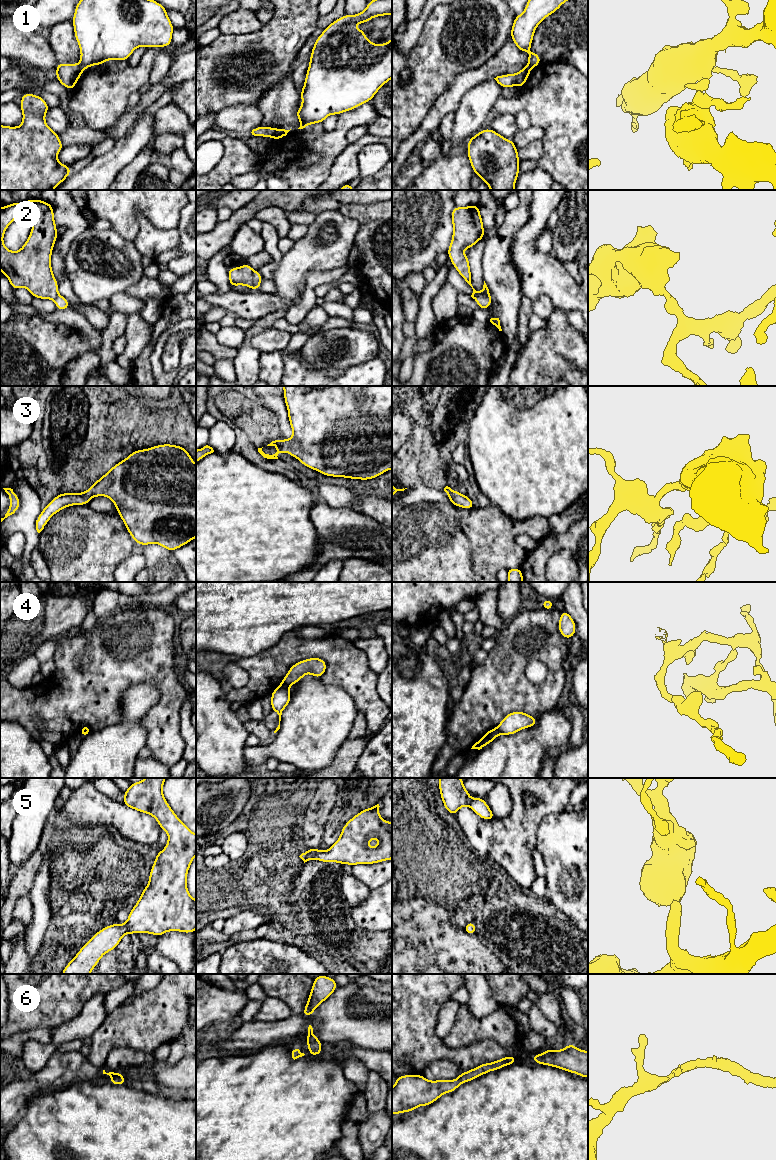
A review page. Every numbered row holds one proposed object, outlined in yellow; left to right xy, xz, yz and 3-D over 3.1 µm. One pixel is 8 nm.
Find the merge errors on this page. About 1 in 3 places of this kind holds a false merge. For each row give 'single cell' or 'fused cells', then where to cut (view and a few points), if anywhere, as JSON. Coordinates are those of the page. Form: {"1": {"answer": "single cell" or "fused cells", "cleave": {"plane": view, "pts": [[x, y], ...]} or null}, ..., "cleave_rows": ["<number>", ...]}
{"1": {"answer": "fused cells", "cleave": {"plane": "xz", "pts": [[277, 129], [272, 137]]}}, "2": {"answer": "fused cells", "cleave": {"plane": "xz", "pts": [[254, 271], [251, 288]]}}, "3": {"answer": "single cell", "cleave": null}, "4": {"answer": "fused cells", "cleave": {"plane": "xz", "pts": [[278, 687], [287, 688]]}}, "5": {"answer": "single cell", "cleave": null}, "6": {"answer": "single cell", "cleave": null}, "cleave_rows": ["1", "2", "4"]}

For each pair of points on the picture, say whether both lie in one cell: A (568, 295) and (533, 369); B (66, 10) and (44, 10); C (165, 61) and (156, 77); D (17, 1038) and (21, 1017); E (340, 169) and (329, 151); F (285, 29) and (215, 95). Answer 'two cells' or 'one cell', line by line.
A: two cells
B: one cell
C: one cell
D: two cells
E: two cells
F: one cell

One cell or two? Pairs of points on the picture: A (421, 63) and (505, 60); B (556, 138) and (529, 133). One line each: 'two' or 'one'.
A: two
B: two

